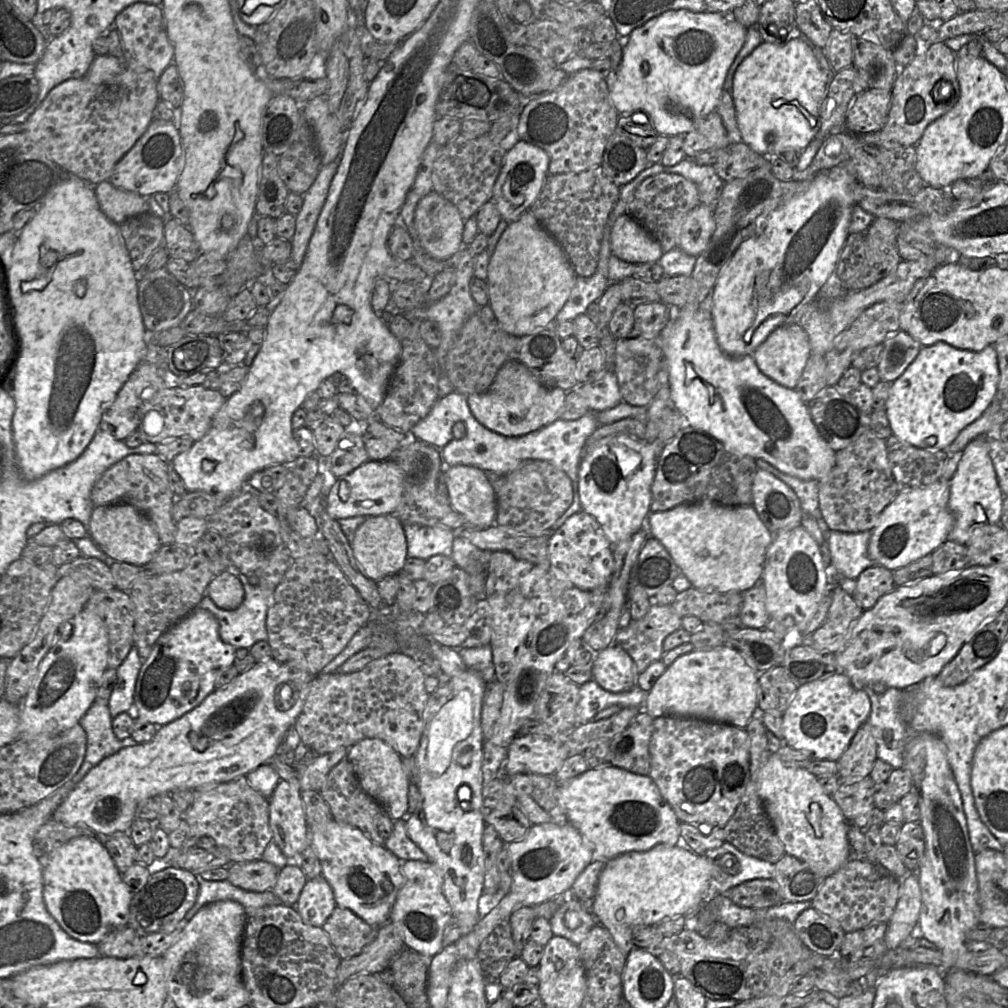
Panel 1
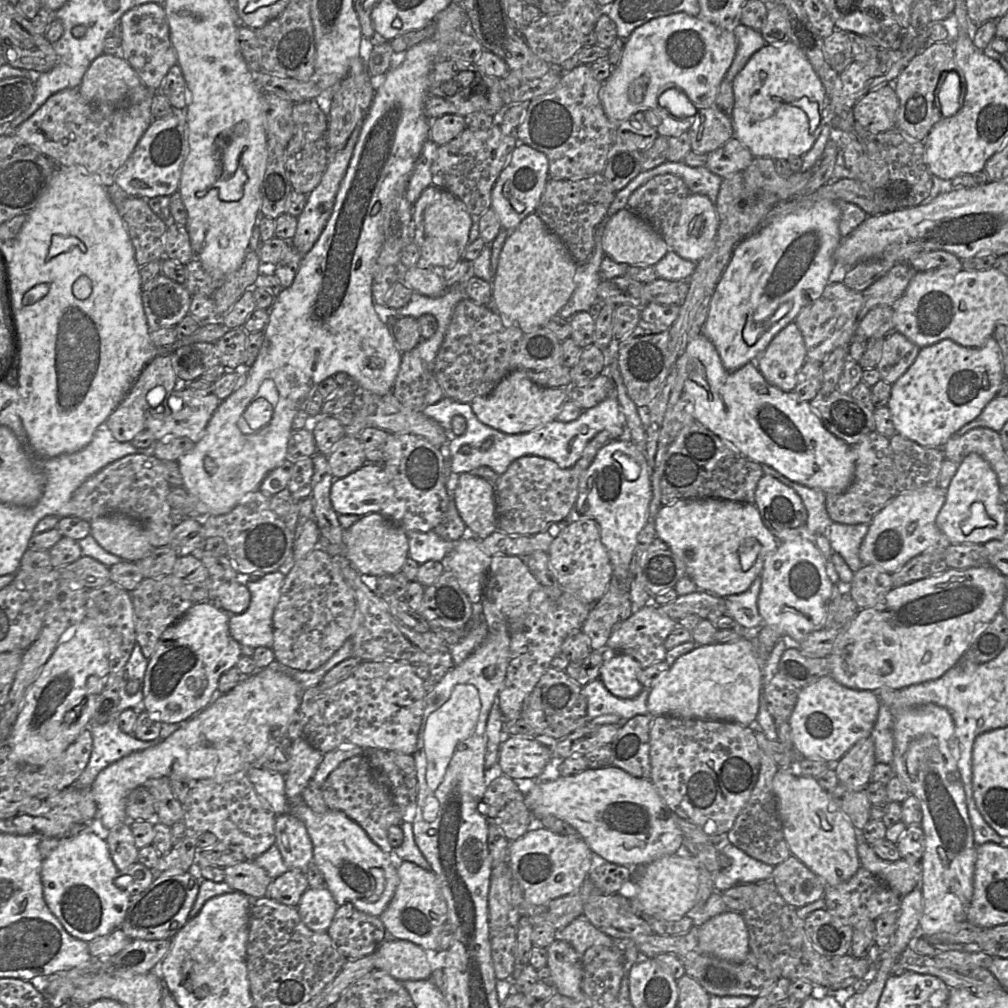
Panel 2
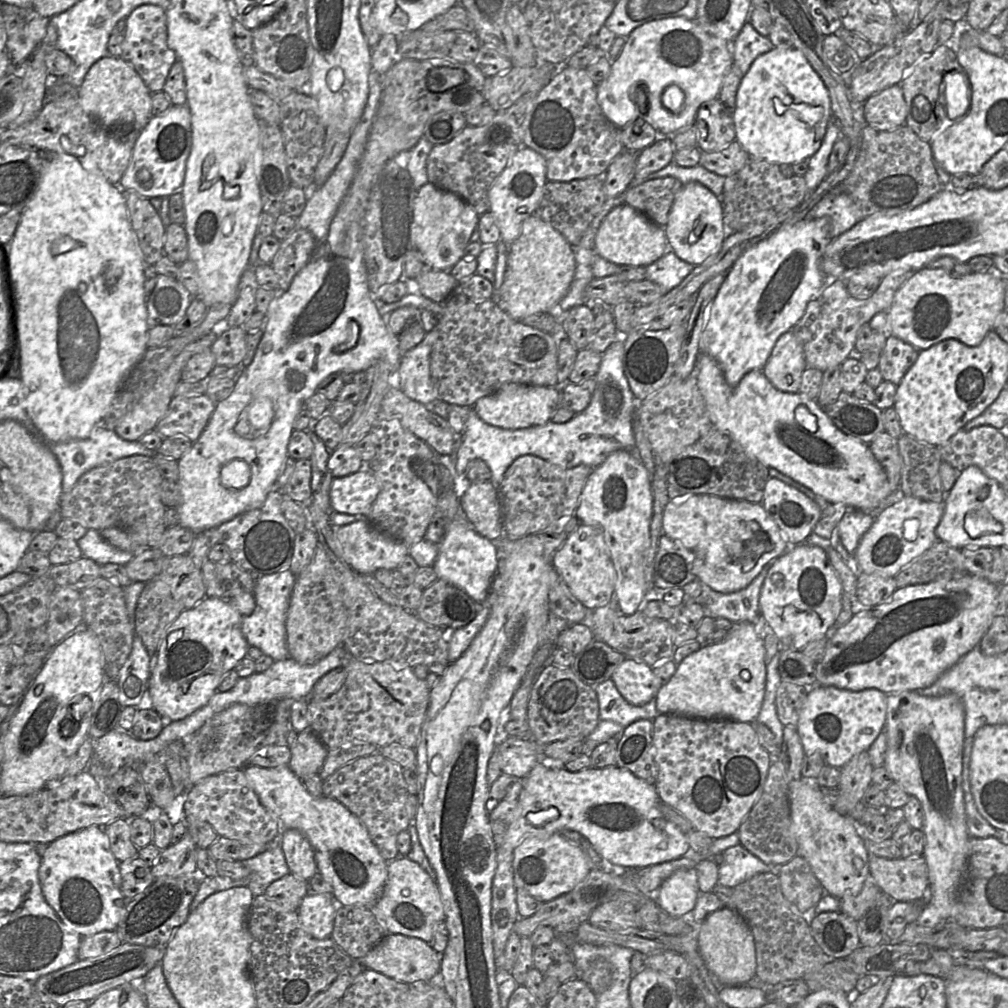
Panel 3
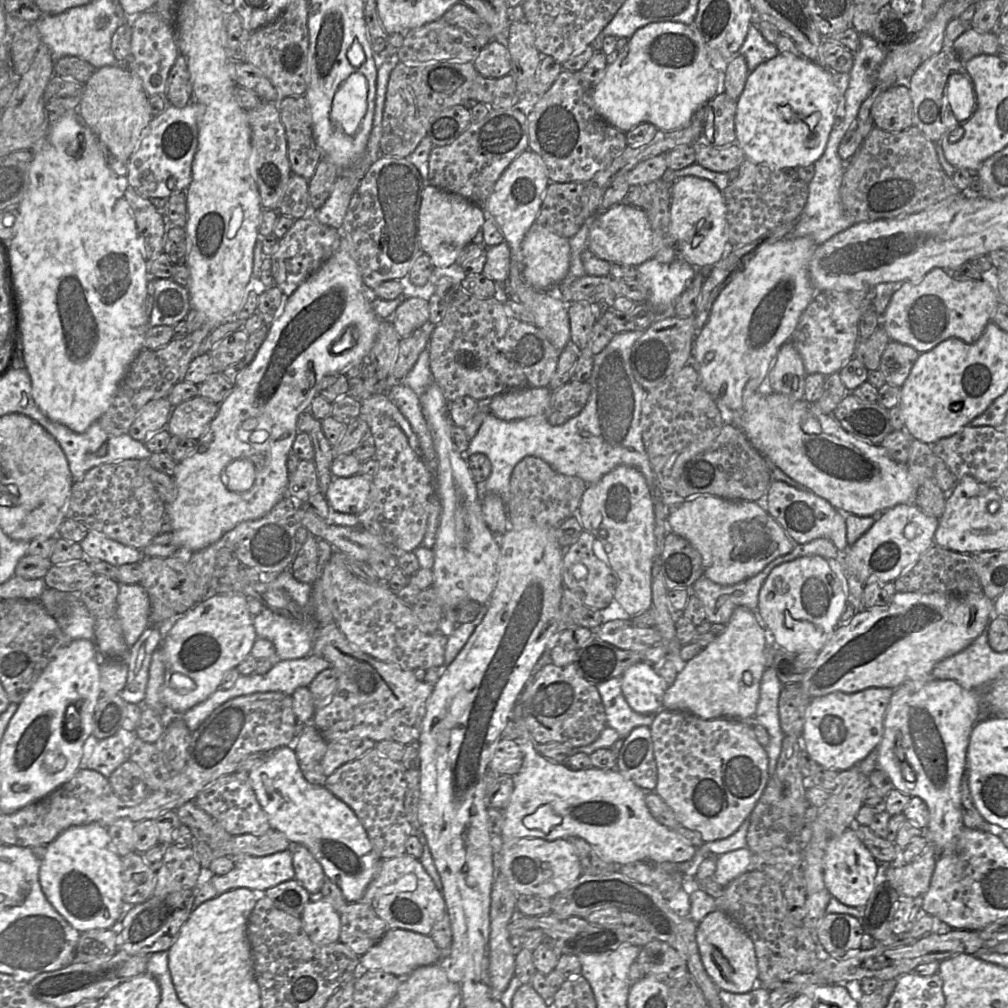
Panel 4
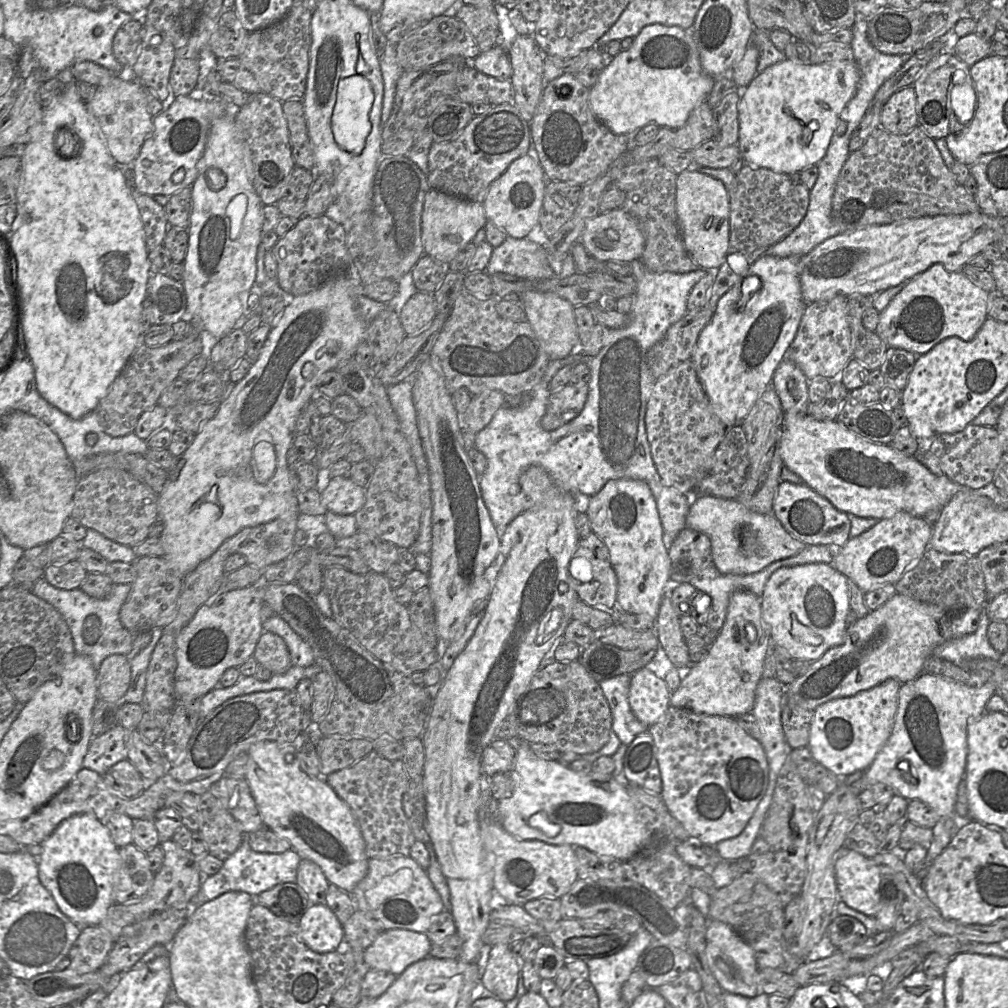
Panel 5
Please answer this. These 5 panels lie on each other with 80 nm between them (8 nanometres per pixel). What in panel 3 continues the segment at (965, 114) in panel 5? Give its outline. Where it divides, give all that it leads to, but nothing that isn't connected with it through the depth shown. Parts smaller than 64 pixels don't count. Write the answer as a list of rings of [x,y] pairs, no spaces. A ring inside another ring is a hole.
[[[951,71],[944,75],[946,117],[958,120],[969,110],[970,85],[964,71]]]

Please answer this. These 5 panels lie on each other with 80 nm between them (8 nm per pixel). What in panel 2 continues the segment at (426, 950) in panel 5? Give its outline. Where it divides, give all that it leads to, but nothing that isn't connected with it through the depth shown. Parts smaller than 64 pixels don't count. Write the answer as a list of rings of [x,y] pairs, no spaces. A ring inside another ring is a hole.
[[[387,930],[386,939],[377,947],[373,954],[375,954],[375,969],[385,971],[399,981],[422,980],[428,979],[431,976],[432,968],[428,961],[426,950],[411,941],[396,939],[392,936],[388,936]]]

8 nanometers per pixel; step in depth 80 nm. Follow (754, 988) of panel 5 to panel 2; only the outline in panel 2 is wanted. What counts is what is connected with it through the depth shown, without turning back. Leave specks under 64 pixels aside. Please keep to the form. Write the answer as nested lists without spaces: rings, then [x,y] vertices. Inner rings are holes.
[[[742,912],[713,916],[699,927],[698,941],[704,952],[720,959],[743,962],[750,954],[749,933]]]

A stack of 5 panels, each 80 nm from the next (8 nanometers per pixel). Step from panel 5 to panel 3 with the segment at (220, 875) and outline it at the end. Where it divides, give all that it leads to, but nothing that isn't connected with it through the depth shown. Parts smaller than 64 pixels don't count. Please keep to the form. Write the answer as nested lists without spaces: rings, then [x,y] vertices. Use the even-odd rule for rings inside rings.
[[[280,843],[242,862],[249,869],[250,877],[234,881],[234,887],[247,886],[255,895],[264,894],[268,885],[291,873]]]

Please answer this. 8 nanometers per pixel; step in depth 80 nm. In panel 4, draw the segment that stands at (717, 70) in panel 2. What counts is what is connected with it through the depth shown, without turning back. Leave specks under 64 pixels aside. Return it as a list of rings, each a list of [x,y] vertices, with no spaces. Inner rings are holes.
[[[655,22],[638,29],[625,49],[616,54],[616,60],[607,66],[604,77],[594,86],[593,101],[598,115],[623,133],[643,123],[671,131],[688,126],[700,108],[722,92],[722,82],[723,73],[712,65],[705,40],[693,25]]]

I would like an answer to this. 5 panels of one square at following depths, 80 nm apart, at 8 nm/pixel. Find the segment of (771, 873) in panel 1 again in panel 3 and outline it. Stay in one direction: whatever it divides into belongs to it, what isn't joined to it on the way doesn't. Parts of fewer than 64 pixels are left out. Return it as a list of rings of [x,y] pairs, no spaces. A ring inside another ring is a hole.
[[[742,845],[726,849],[719,866],[718,884],[734,888],[756,874],[772,872],[779,874],[782,865],[767,865]]]

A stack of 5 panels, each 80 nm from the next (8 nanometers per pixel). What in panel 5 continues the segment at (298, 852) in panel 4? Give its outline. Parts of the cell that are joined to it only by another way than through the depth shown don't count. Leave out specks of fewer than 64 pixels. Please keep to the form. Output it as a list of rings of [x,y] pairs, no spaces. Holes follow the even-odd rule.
[[[302,858],[297,870],[297,883],[304,889],[311,904],[324,904],[330,882],[314,861]]]

